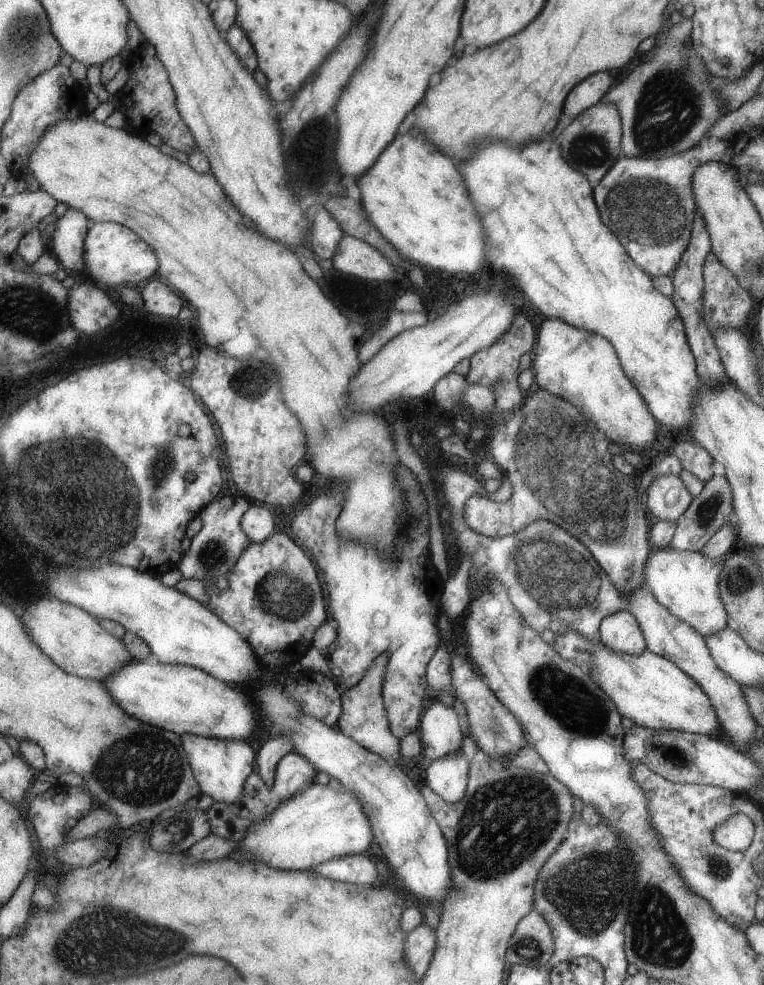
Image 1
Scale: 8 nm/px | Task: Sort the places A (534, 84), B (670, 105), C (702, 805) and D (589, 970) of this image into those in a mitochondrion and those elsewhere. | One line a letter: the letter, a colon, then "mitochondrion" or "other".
A: other
B: mitochondrion
C: other
D: other

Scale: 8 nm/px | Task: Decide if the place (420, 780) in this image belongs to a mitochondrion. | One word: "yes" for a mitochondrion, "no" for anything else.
no

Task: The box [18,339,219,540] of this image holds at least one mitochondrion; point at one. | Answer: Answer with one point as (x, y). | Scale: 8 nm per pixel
(162, 464)

